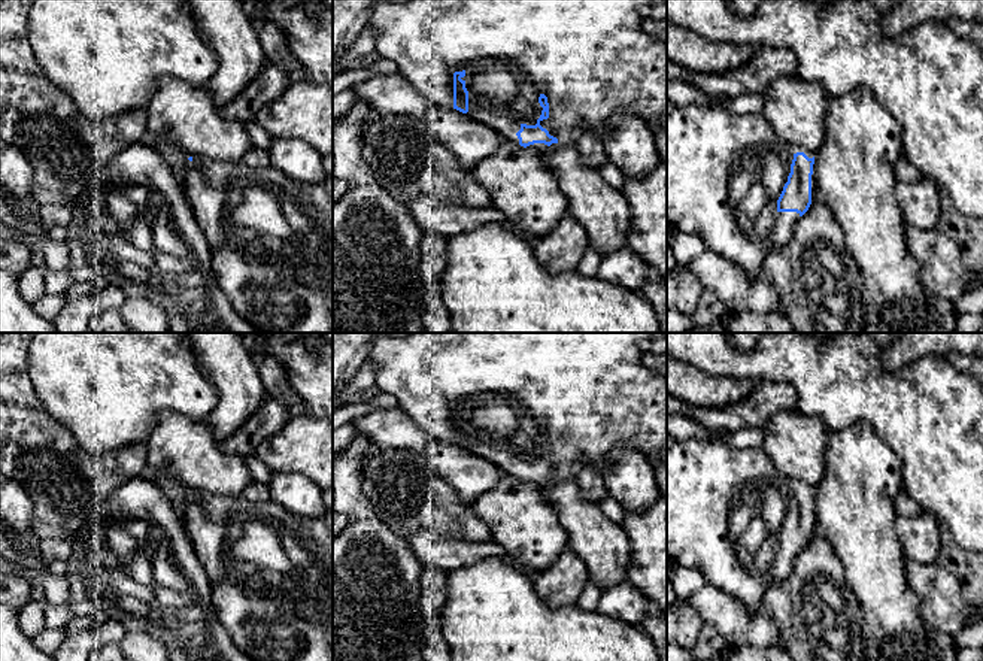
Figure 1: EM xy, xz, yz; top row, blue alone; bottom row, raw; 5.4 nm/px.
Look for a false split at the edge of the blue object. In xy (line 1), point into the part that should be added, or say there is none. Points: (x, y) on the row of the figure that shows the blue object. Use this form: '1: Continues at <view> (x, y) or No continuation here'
1: No continuation here

